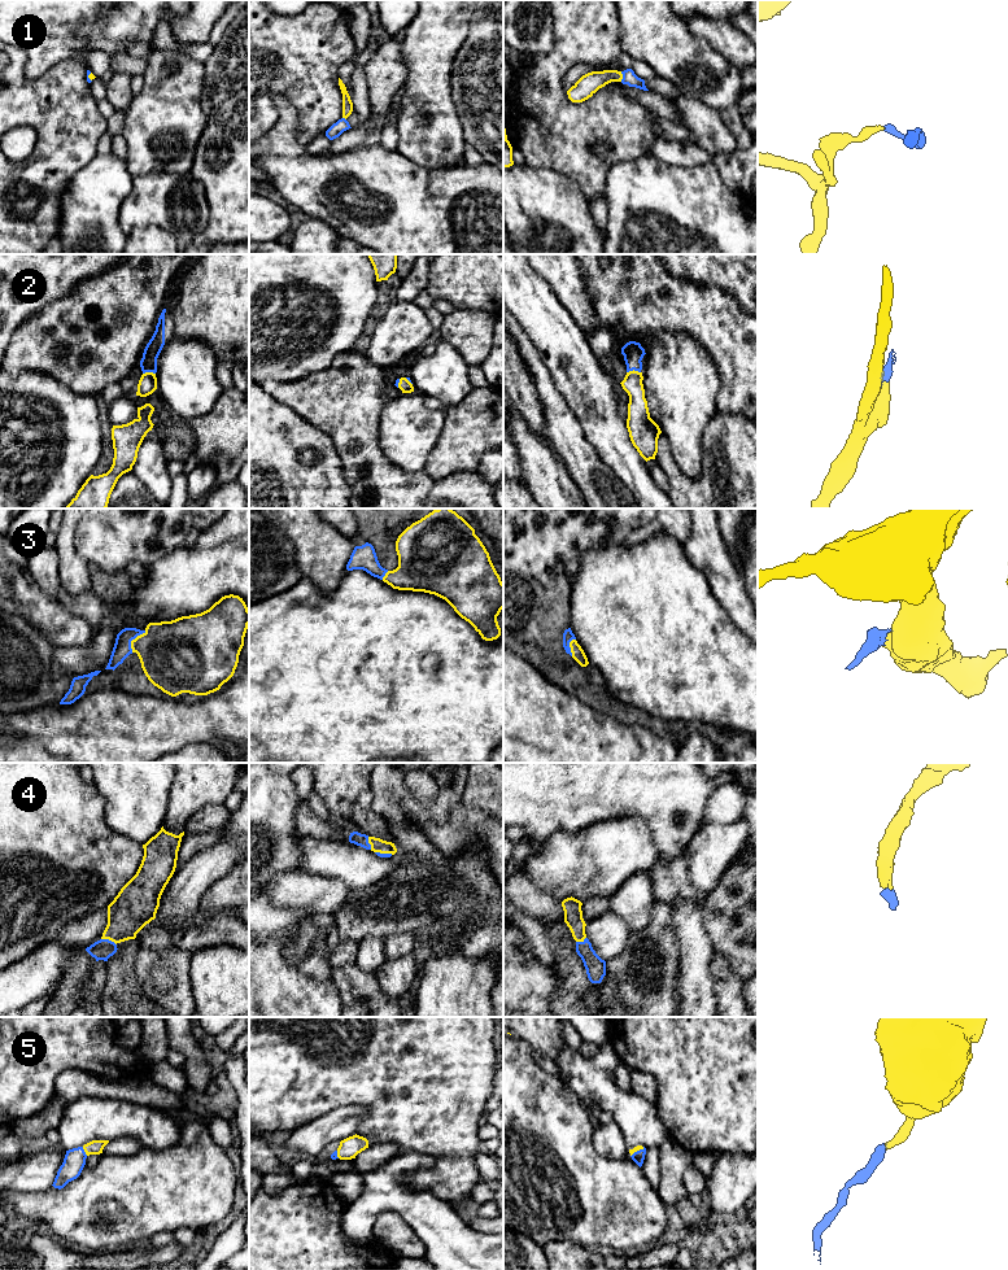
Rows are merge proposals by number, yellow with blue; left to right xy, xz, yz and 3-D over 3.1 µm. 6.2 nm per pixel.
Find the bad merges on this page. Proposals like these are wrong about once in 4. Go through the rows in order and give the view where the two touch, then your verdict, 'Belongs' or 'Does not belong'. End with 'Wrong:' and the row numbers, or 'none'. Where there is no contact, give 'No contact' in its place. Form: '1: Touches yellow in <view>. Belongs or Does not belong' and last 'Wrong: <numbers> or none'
1: Touches yellow in yz. Belongs
2: Touches yellow in yz. Belongs
3: Touches yellow in xy. Belongs
4: Touches yellow in xy. Belongs
5: Touches yellow in xy. Belongs
Wrong: none

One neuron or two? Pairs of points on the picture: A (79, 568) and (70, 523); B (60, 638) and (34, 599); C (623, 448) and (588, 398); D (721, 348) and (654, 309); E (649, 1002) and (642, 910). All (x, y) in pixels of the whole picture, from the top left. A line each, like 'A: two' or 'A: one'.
A: one
B: one
C: one
D: one
E: two

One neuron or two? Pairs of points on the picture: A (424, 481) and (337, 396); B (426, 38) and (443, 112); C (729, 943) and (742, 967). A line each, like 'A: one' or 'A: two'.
A: one
B: one
C: one

